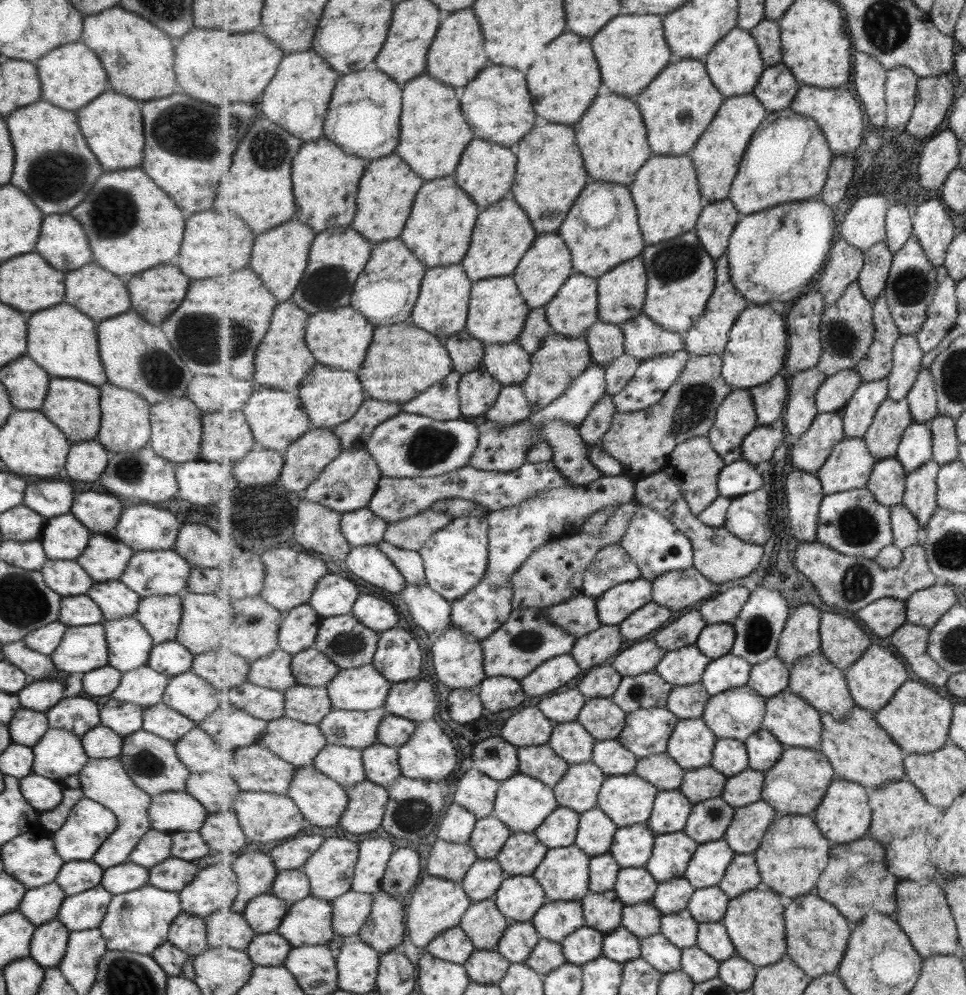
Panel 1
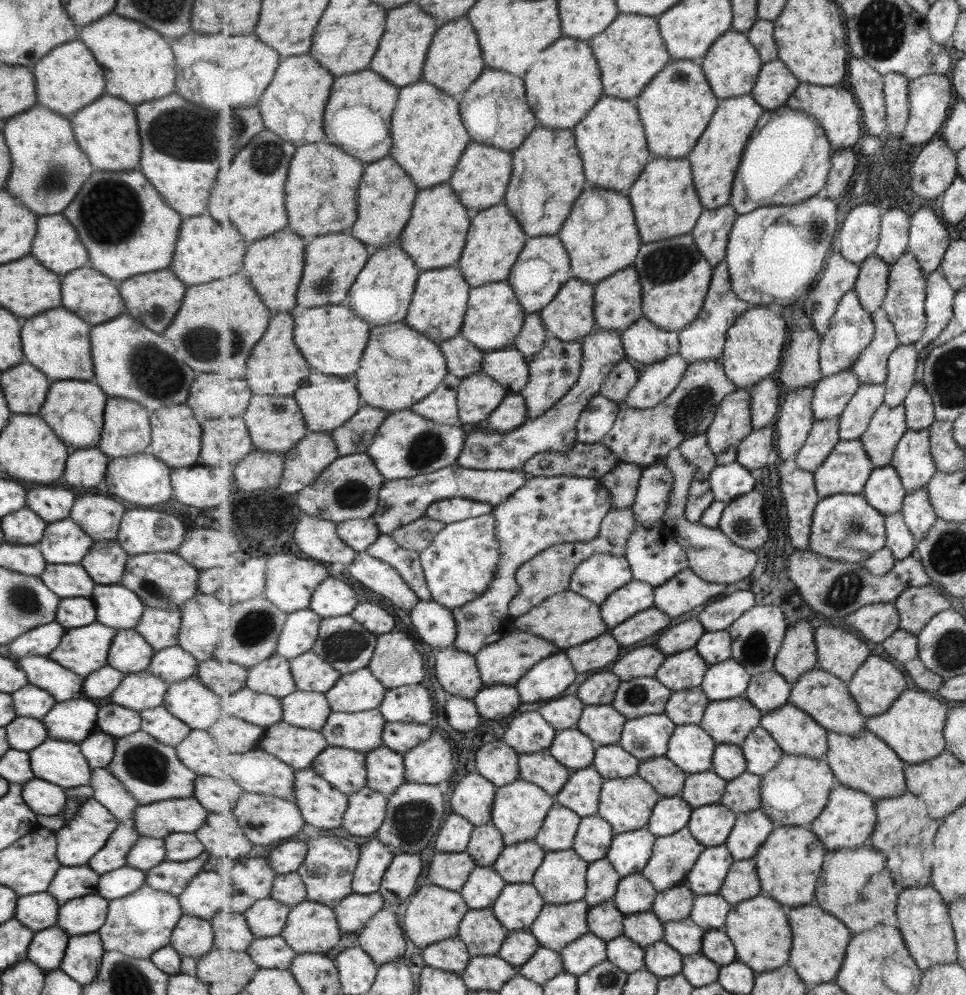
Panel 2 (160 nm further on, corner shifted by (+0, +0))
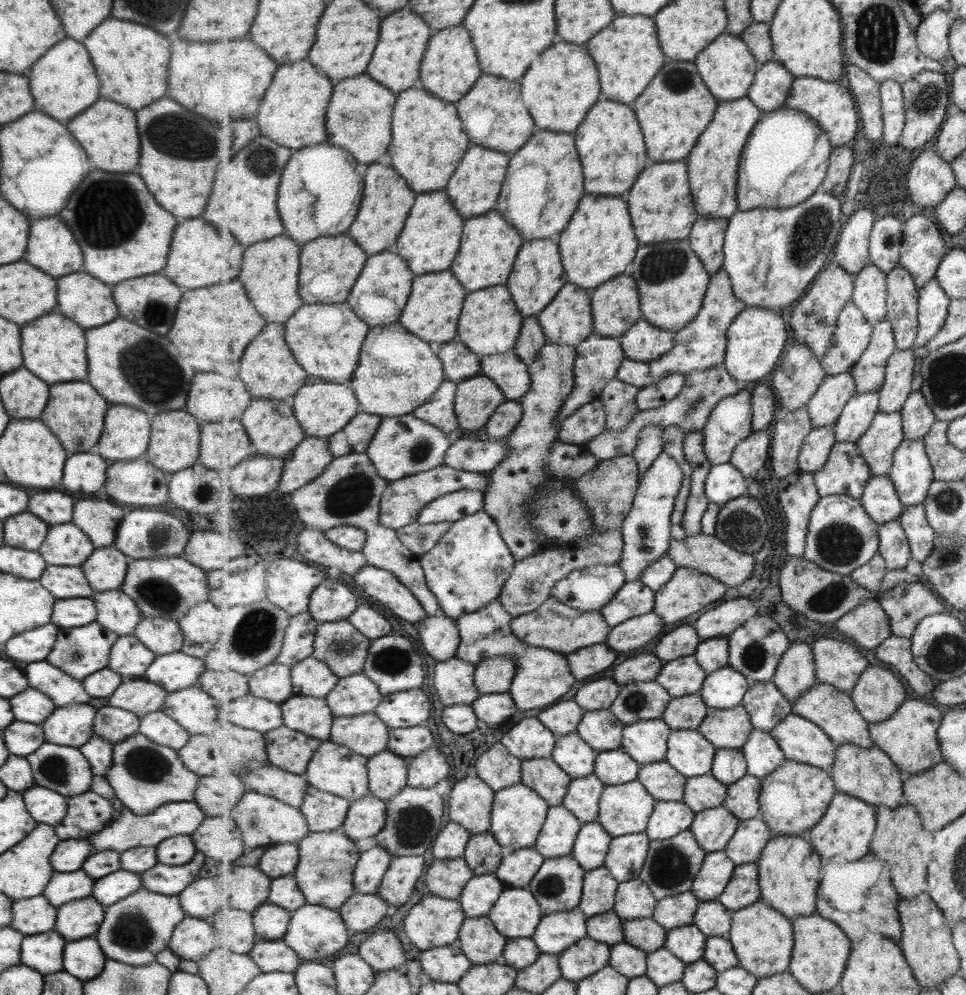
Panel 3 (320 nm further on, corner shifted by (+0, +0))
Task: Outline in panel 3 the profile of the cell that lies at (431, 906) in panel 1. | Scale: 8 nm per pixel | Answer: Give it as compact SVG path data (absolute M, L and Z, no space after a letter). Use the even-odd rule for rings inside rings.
M425 893L405 918L405 932L422 951L458 943L466 913L458 900Z

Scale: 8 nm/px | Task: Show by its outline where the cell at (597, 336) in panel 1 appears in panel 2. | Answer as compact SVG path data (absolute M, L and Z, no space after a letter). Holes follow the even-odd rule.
M597 327L590 335L581 340L583 345L582 371L575 386L543 416L527 419L515 430L490 434L488 431L477 431L466 436L466 446L458 458L461 466L477 470L522 470L538 452L568 453L578 442L578 422L582 412L594 396L599 396L611 371L628 358L619 330Z

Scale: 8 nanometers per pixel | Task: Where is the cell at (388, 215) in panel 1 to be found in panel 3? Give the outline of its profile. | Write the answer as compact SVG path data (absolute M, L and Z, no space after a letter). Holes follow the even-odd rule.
M373 164L373 166L365 166L364 171L367 174L364 175L363 208L359 210L359 216L357 216L355 224L351 226L349 234L371 256L387 250L389 246L393 246L399 240L399 234L405 228L405 220L415 204L417 194L409 188L407 180L401 178L397 174L397 170L393 170L389 166Z

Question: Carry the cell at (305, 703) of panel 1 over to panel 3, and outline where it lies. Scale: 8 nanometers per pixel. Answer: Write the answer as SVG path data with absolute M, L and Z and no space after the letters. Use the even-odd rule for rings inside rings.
M295 695L281 705L285 726L321 741L330 740L335 716L326 699Z

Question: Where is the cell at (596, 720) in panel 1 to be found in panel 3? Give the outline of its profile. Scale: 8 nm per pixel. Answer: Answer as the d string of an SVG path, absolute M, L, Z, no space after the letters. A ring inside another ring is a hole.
M611 709L589 710L579 723L578 733L596 751L621 749L626 724Z

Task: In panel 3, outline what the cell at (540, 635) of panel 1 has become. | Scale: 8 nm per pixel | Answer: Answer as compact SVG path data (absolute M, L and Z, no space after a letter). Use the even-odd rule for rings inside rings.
M488 657L477 665L475 685L480 694L510 692L517 672L518 664L513 657Z

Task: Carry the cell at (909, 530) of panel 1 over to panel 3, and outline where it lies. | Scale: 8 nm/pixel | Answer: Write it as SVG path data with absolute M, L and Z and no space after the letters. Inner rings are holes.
M899 520L886 522L879 527L880 553L887 561L888 571L905 568L912 558L912 550L905 529Z

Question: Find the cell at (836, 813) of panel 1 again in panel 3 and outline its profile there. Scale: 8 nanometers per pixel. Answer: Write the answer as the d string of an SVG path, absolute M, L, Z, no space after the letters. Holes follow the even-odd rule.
M838 791L831 801L830 807L827 809L823 818L811 829L807 836L814 844L818 853L829 860L833 856L839 856L839 852L843 852L843 858L847 860L859 860L863 858L867 852L870 852L870 844L874 839L875 832L878 828L878 811L873 804L867 804L865 800L861 800L857 796L851 796L847 793Z

